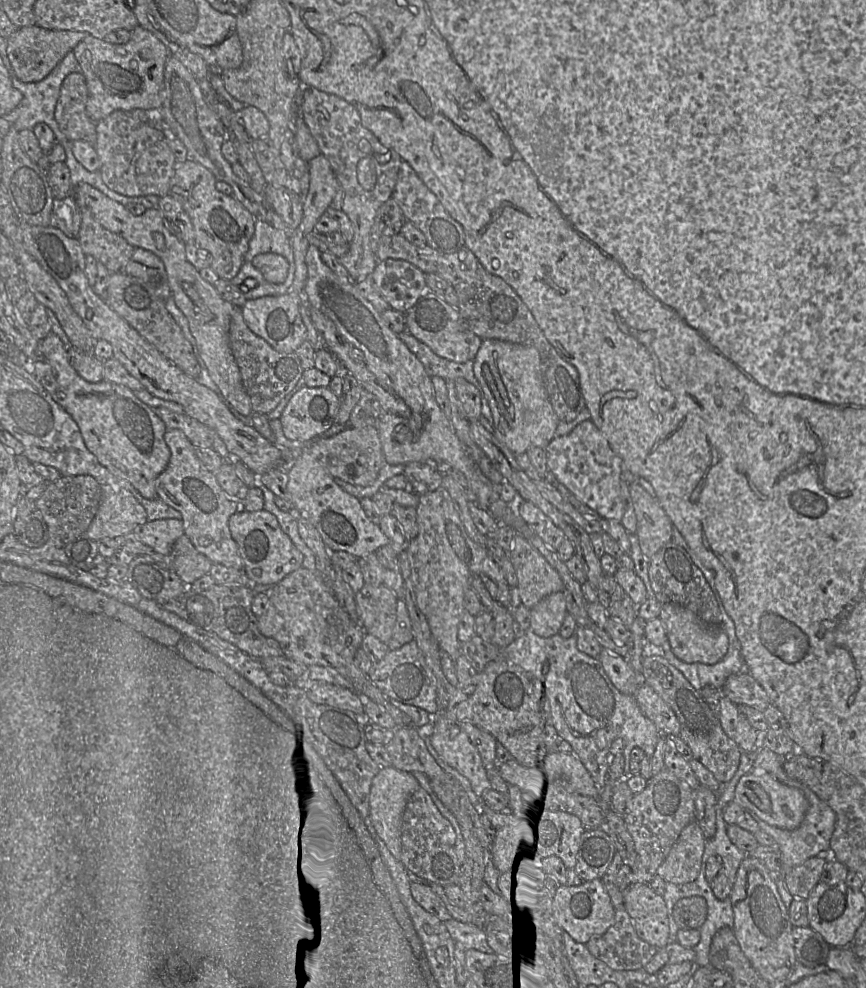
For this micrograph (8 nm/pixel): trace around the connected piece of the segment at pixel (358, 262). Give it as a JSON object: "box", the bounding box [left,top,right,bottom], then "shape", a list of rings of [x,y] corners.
{"box":[301,88,404,280],"shape":[[[303,88],[301,117],[316,140],[321,153],[330,161],[343,192],[342,210],[349,217],[354,237],[348,252],[338,257],[351,280],[370,277],[379,259],[372,250],[370,233],[378,209],[392,197],[401,163],[404,161],[393,149],[383,145],[361,121],[356,107],[343,98],[317,88]]]}

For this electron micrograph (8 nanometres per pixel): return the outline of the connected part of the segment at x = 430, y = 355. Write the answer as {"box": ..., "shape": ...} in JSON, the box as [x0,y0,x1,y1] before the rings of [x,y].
{"box":[397,331,481,389],"shape":[[[409,331],[397,334],[408,349],[423,364],[430,377],[438,376],[445,382],[453,382],[457,378],[463,378],[469,383],[481,389],[480,383],[473,371],[473,360],[457,363],[436,355],[426,344],[416,339]]]}

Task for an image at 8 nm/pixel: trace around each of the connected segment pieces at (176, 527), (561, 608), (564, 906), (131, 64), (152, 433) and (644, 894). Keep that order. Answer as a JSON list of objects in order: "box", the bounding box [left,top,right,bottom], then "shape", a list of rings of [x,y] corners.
[{"box":[133,519,185,555],"shape":[[[178,519],[148,521],[136,526],[133,532],[143,543],[162,555],[169,555],[177,539],[185,534],[183,521]]]},{"box":[529,593,567,637],"shape":[[[552,593],[530,608],[529,629],[540,637],[552,637],[559,633],[567,614],[564,593]]]},{"box":[551,879,615,944],"shape":[[[601,879],[583,881],[580,885],[559,885],[551,897],[551,915],[559,927],[576,942],[586,944],[593,936],[604,934],[615,922],[615,909]]]},{"box":[72,25,171,123],"shape":[[[138,25],[126,44],[111,44],[87,36],[72,52],[81,66],[88,88],[86,112],[96,123],[114,111],[142,109],[157,113],[162,108],[164,68],[171,52],[150,31]]]},{"box":[32,332,171,498],"shape":[[[53,332],[39,340],[38,349],[43,355],[43,360],[32,363],[32,375],[77,423],[87,449],[97,457],[101,465],[116,477],[129,481],[143,497],[157,498],[155,483],[167,467],[171,455],[164,439],[167,428],[162,419],[126,386],[106,380],[90,383],[83,379],[71,366],[67,347]]]},{"box":[623,884,669,949],"shape":[[[633,884],[623,891],[624,908],[629,914],[637,935],[657,949],[668,944],[669,918],[663,896],[658,895],[648,884]]]}]

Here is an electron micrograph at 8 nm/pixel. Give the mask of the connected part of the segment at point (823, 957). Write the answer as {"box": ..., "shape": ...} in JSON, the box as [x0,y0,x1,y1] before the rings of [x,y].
{"box":[792,927,831,968],"shape":[[[808,927],[792,929],[797,962],[808,968],[825,965],[831,946],[816,931]]]}

